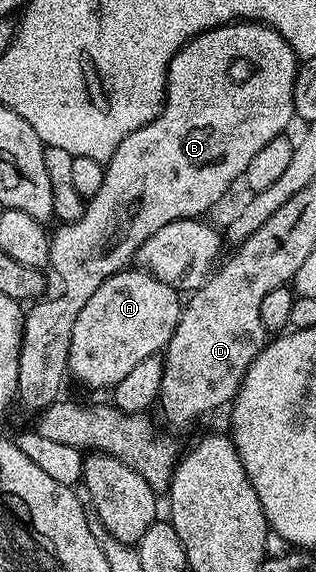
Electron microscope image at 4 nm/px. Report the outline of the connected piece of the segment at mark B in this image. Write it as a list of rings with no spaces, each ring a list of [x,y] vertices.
[[[239,20],[233,24],[222,24],[218,28],[201,32],[198,36],[193,36],[175,54],[166,71],[166,102],[162,105],[162,110],[158,113],[157,118],[144,126],[140,126],[140,130],[128,134],[128,138],[124,138],[124,142],[120,142],[120,146],[116,146],[112,158],[105,161],[104,164],[106,170],[104,183],[100,186],[98,193],[91,200],[86,201],[86,209],[82,217],[71,224],[59,223],[57,225],[58,229],[53,229],[50,238],[49,267],[51,269],[54,268],[59,282],[62,283],[63,290],[66,291],[66,296],[52,297],[53,295],[51,295],[41,302],[31,303],[25,309],[22,318],[22,345],[20,346],[20,358],[18,359],[18,394],[16,400],[19,405],[22,403],[31,414],[37,414],[63,395],[62,383],[68,380],[70,347],[72,346],[72,326],[76,326],[76,318],[80,315],[80,310],[84,310],[84,302],[88,302],[88,298],[92,298],[92,294],[96,294],[96,290],[100,290],[101,284],[108,278],[112,278],[112,274],[123,271],[135,259],[140,246],[144,242],[148,242],[148,238],[152,238],[152,234],[156,234],[156,230],[161,230],[163,226],[168,226],[168,222],[205,217],[207,215],[205,212],[213,204],[220,203],[222,195],[237,180],[239,183],[243,179],[248,162],[252,162],[252,158],[258,151],[263,146],[268,146],[268,142],[272,142],[277,136],[283,135],[287,131],[288,122],[295,115],[293,108],[293,86],[296,82],[299,65],[300,57],[292,50],[292,46],[288,46],[288,42],[276,29],[271,28],[268,24],[260,24],[253,20]]]

